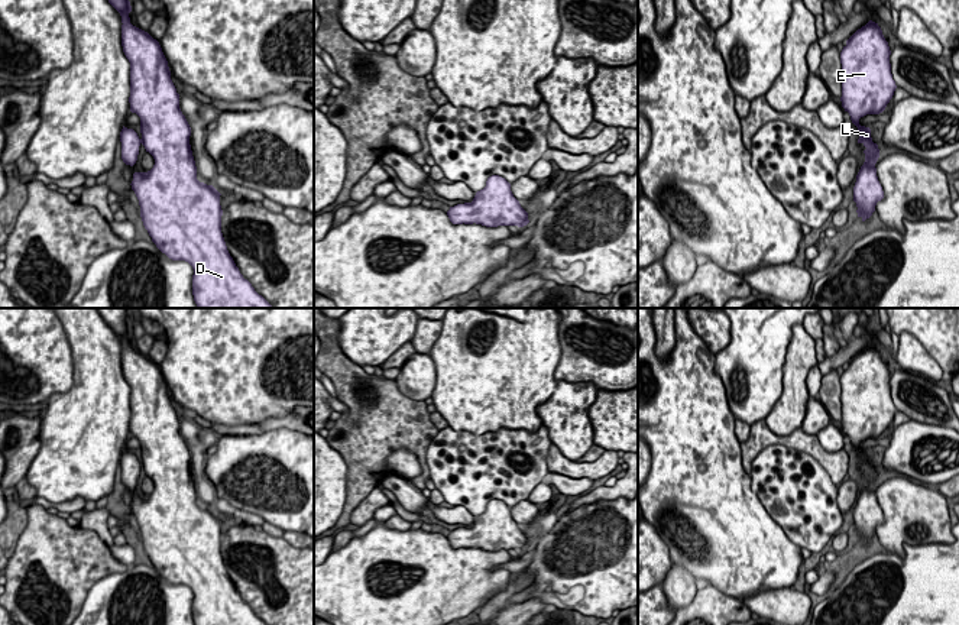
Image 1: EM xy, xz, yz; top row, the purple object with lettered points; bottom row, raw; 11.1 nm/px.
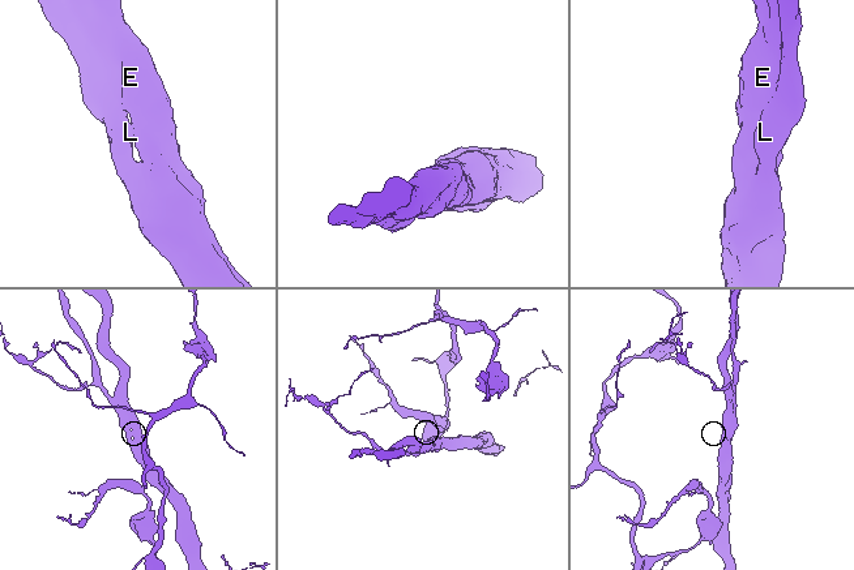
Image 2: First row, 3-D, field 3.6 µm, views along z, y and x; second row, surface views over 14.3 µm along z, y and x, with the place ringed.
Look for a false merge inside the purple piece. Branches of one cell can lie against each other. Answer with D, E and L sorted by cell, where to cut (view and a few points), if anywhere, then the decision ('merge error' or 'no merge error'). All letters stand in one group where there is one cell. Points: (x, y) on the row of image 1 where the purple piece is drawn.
groups D E L; cut none; no merge error

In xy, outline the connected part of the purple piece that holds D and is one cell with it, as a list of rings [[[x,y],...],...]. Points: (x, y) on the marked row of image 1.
[[[108,0],[122,16],[122,46],[130,62],[130,111],[140,117],[140,133],[123,126],[120,132],[122,159],[133,166],[143,145],[155,165],[148,172],[135,172],[135,191],[140,217],[156,247],[172,260],[185,260],[192,269],[192,295],[198,308],[273,308],[252,284],[243,278],[230,256],[223,233],[220,192],[197,179],[192,156],[191,127],[179,109],[179,94],[171,80],[168,61],[156,39],[130,23],[129,0]]]

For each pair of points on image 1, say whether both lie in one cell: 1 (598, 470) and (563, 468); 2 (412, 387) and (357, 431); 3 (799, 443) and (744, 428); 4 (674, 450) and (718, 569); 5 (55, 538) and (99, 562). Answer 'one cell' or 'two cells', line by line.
1: one cell
2: two cells
3: two cells
4: one cell
5: one cell

